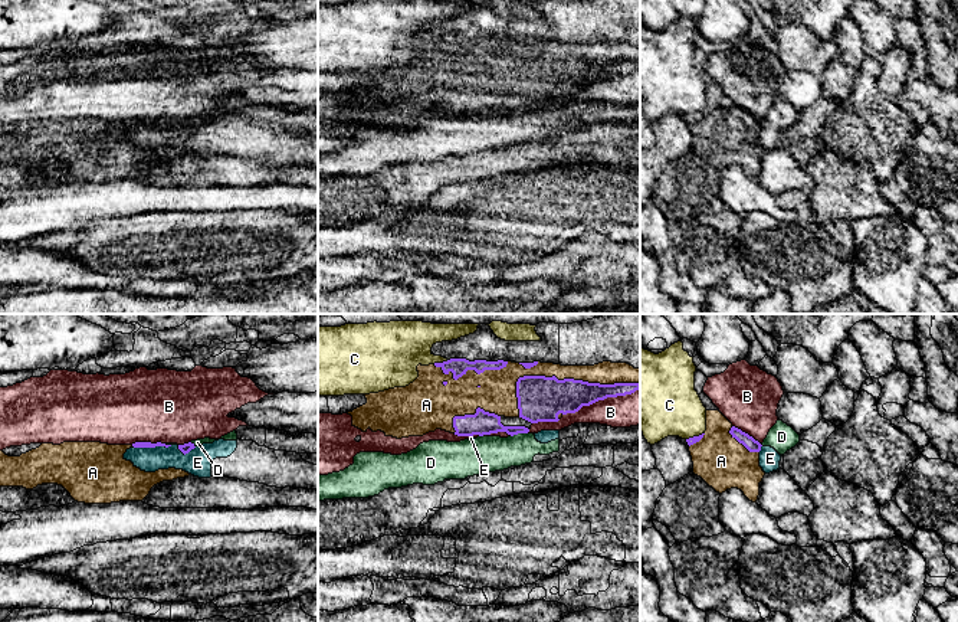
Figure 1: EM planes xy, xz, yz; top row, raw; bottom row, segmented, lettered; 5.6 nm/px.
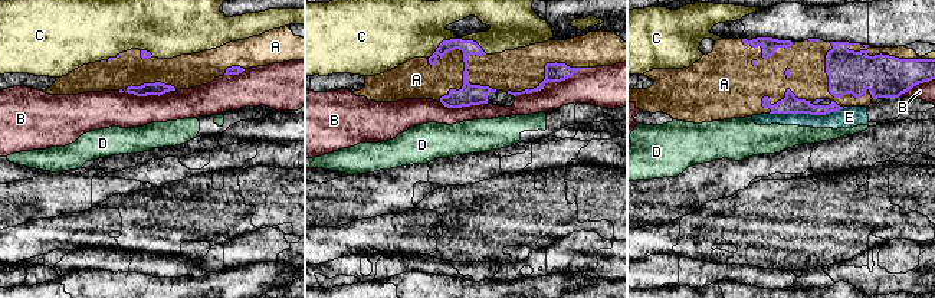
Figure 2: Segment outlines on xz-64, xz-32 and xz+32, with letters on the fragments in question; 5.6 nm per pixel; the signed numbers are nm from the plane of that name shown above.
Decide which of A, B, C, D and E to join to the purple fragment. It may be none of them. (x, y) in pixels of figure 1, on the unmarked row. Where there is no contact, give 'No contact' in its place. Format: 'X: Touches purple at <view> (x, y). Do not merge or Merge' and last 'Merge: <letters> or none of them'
A: Touches purple at xz (560, 58). Merge
B: Touches purple at xz (600, 77). Do not merge
C: Touches purple at xz (440, 41). Do not merge
D: Touches purple at xz (518, 110). Do not merge
E: Touches purple at xy (151, 124). Do not merge
Merge: A

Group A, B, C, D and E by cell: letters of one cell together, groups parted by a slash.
A / B / C / D E

